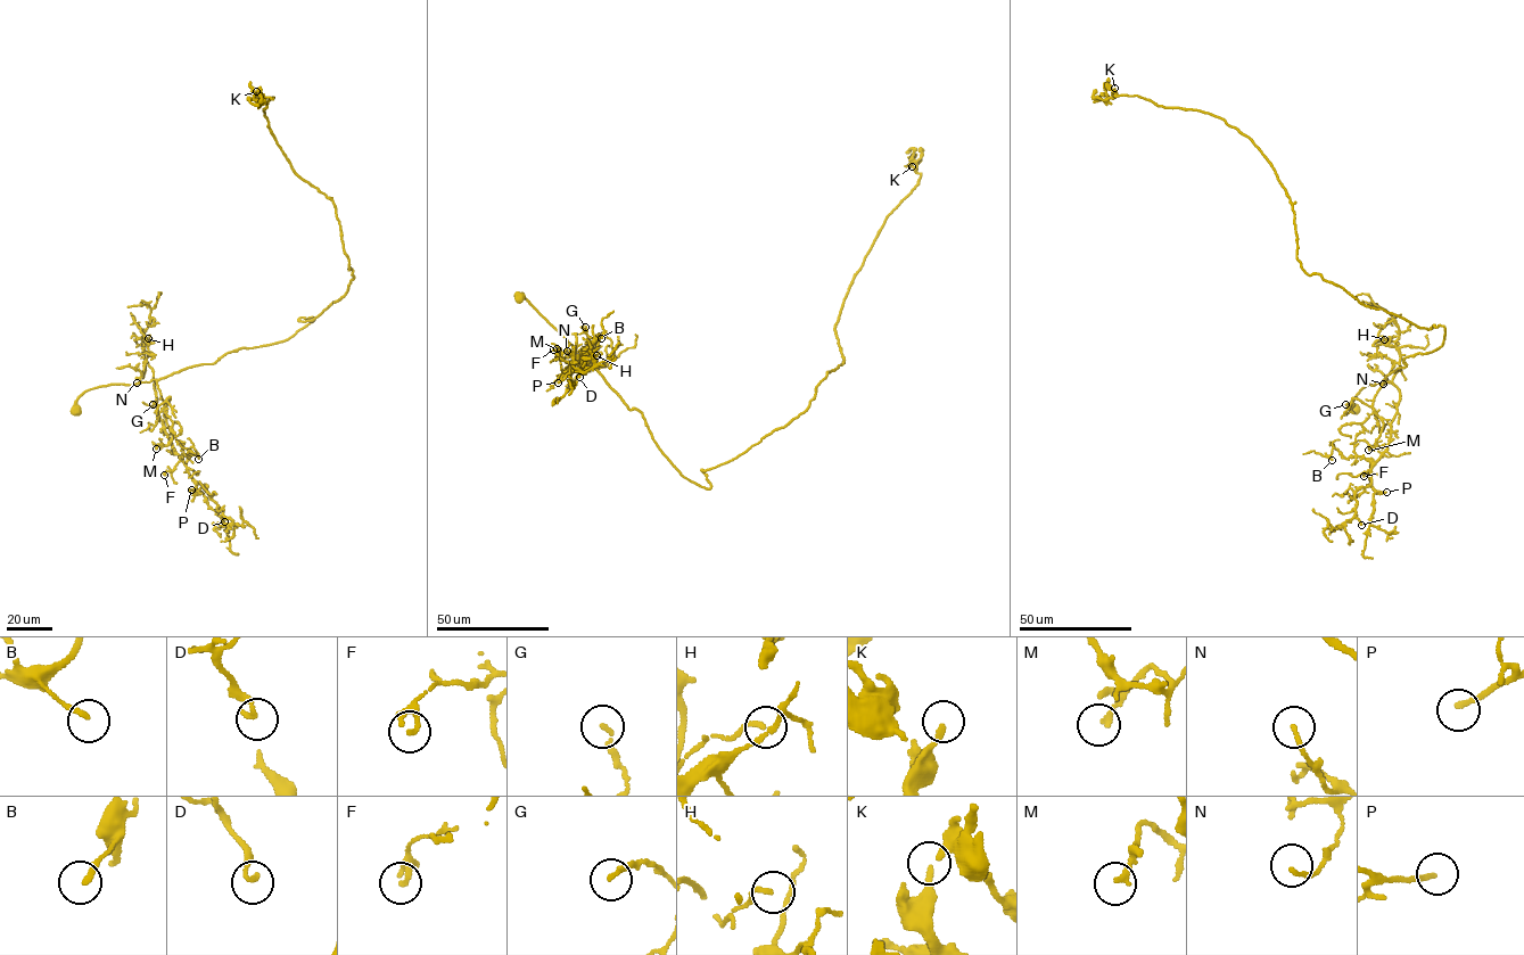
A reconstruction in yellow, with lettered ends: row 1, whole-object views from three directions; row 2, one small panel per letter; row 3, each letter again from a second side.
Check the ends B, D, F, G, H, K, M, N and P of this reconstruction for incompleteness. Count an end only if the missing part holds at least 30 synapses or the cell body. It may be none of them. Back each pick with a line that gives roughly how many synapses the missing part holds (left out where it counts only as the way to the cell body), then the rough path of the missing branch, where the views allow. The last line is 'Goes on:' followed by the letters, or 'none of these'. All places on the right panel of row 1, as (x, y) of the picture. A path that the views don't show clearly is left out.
P: Roughly 80 synapses. Course of what is missing: (1386, 492), (1415, 517)
Goes on: P

